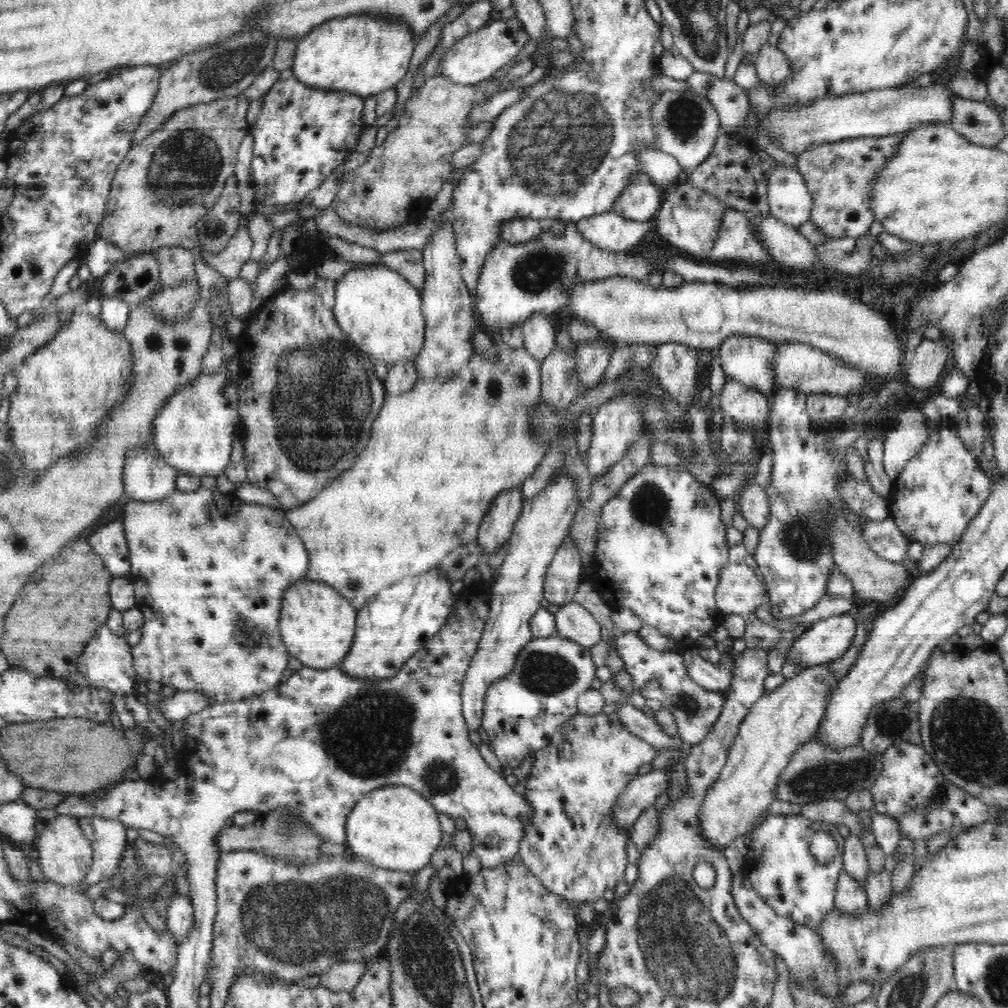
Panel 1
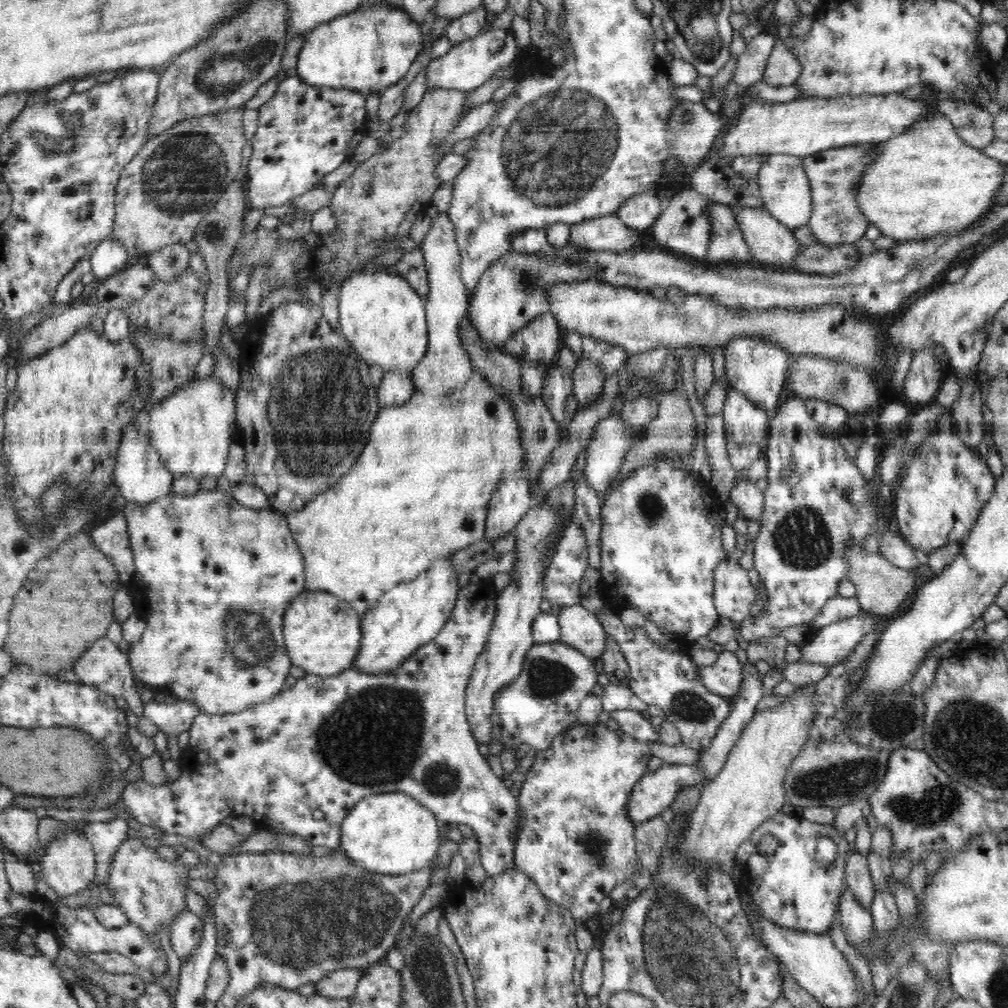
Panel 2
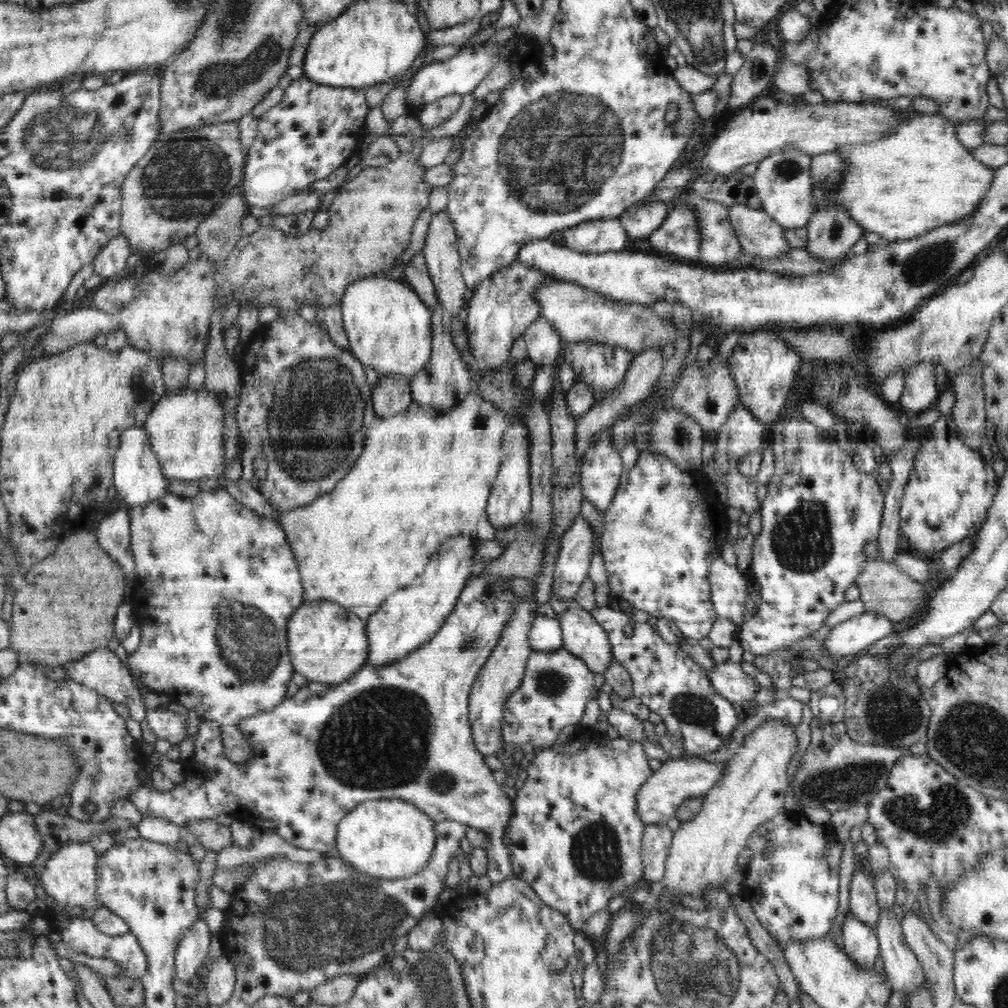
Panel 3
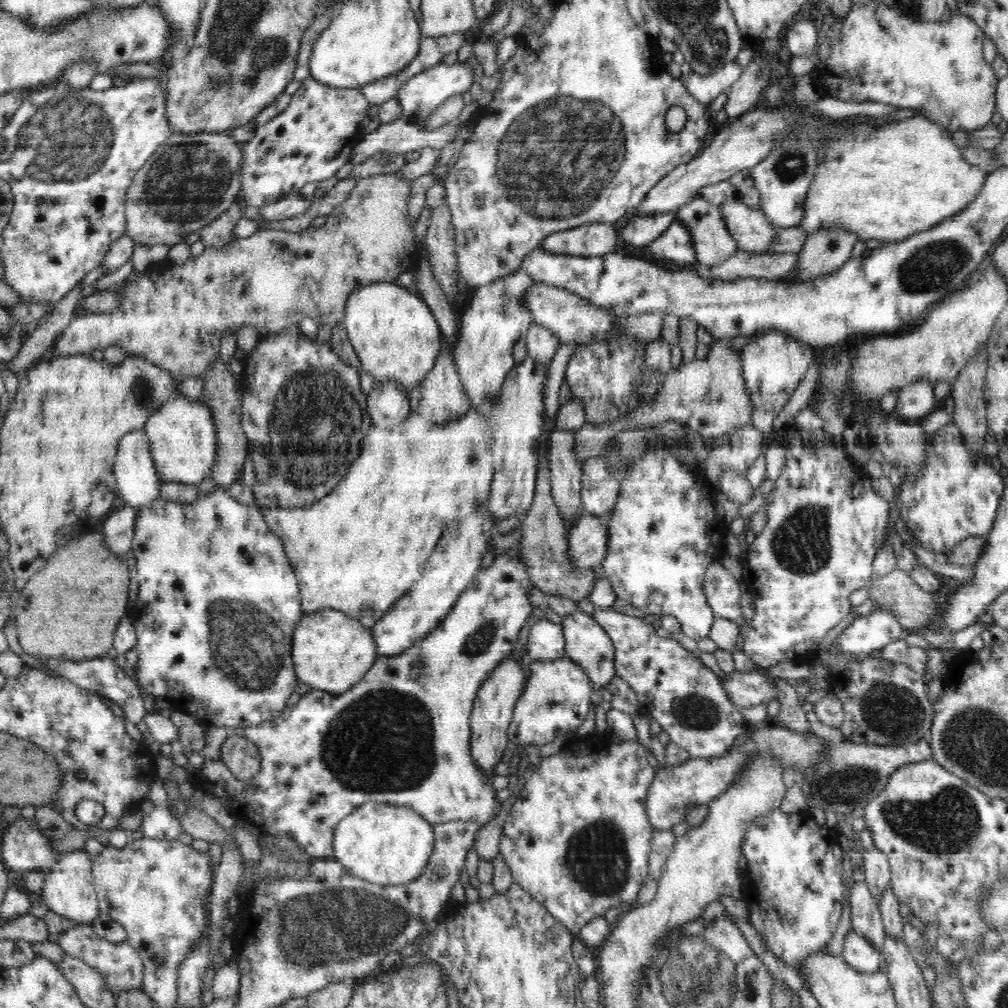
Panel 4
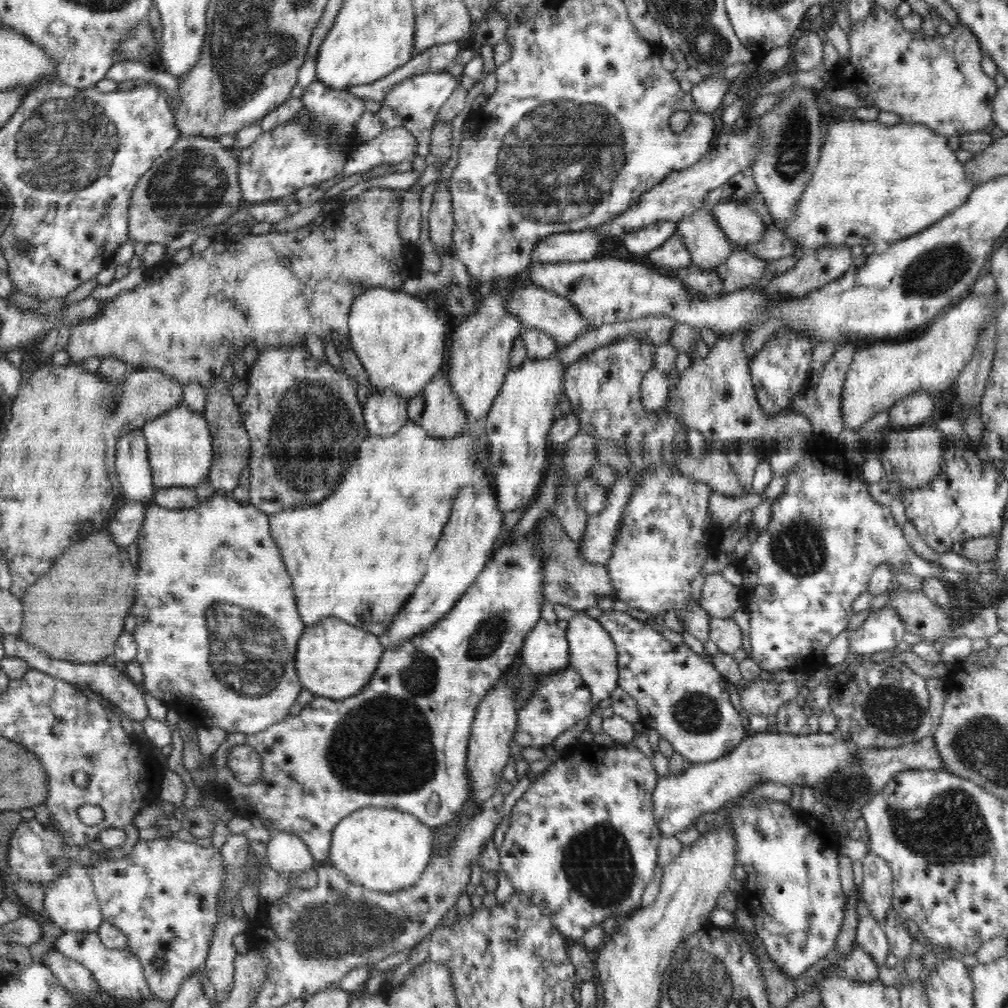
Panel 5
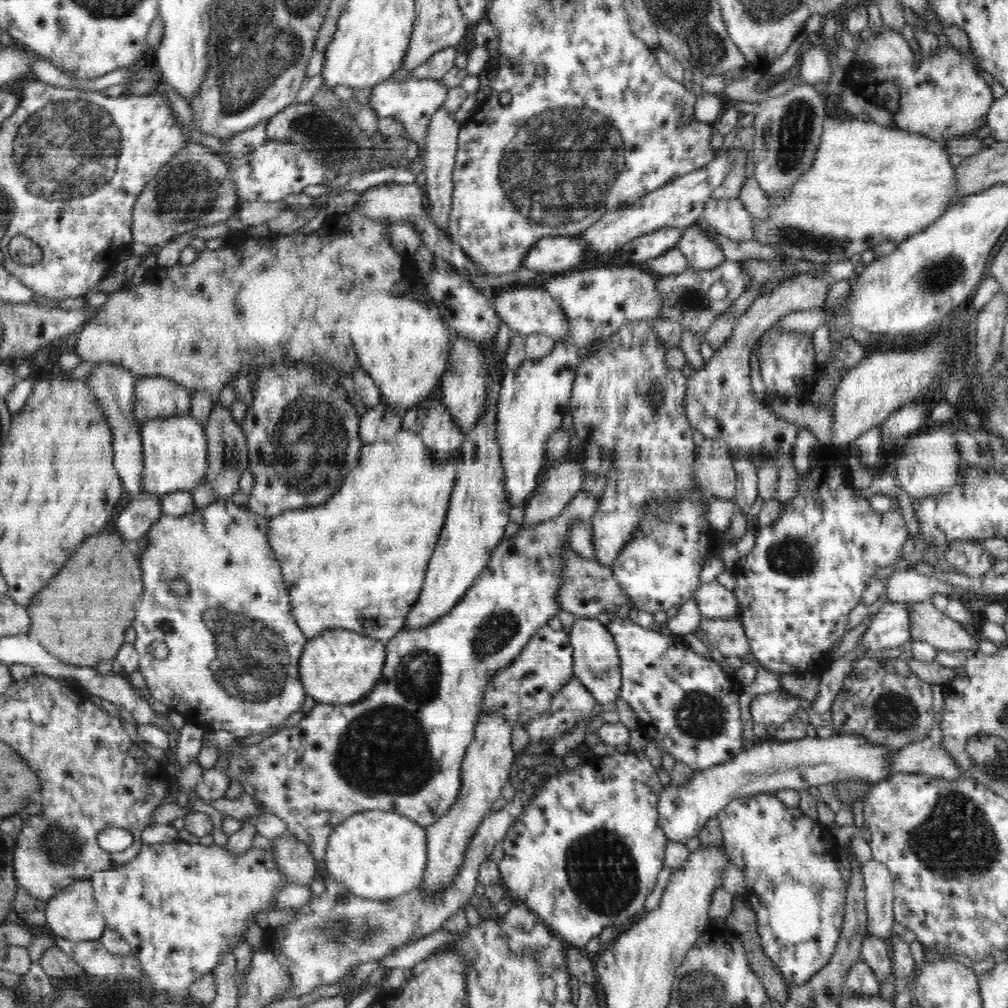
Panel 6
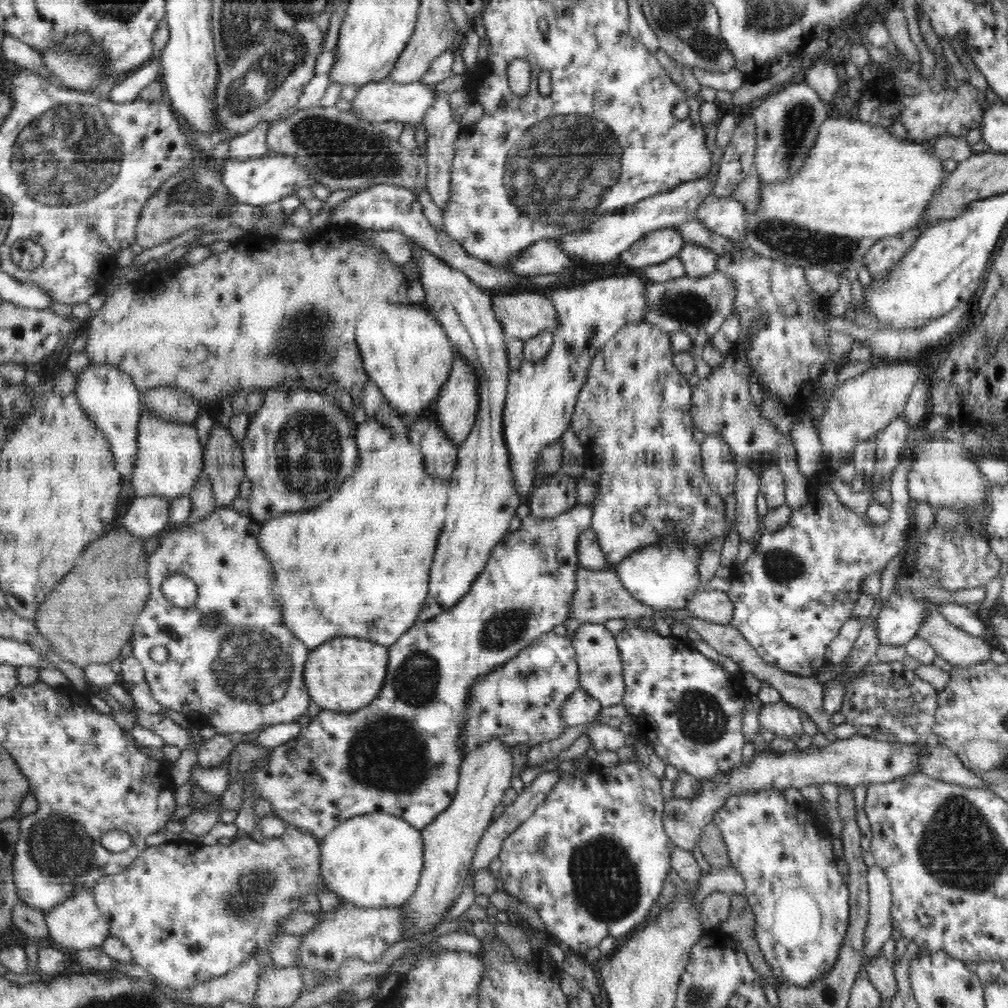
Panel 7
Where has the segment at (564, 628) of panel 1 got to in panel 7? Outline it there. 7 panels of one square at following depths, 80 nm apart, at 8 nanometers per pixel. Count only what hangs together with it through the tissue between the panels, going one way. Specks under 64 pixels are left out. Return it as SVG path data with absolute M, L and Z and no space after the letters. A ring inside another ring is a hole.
M582 624L571 640L578 662L580 687L590 696L596 698L602 707L609 708L622 704L626 694L620 650L612 632L602 624Z

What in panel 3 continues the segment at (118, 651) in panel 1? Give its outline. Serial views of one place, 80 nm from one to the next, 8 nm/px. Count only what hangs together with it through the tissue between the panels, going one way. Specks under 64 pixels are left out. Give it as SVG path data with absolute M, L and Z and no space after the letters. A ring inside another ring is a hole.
M107 646L98 648L90 654L86 654L84 658L78 659L77 662L70 662L63 668L66 670L68 678L94 690L97 694L106 696L114 703L125 704L129 708L131 718L142 724L145 723L147 709L144 707L145 702L142 699L142 694L140 694L140 688L134 681L135 678L130 673L129 668L121 662L120 658L110 648L107 648Z

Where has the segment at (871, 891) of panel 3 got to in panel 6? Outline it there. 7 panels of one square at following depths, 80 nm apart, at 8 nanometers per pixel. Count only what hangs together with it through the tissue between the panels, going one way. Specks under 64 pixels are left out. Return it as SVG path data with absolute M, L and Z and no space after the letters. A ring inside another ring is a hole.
M866 932L861 946L861 958L866 965L872 969L872 973L878 977L880 983L885 981L893 967L890 965L891 959L888 956L888 945L886 939L874 937Z

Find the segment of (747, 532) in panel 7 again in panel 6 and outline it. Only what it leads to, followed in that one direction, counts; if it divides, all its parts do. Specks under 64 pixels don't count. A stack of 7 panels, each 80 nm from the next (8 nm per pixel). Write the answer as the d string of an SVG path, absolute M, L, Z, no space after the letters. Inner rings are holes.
M736 457L733 459L733 467L737 476L736 496L734 500L743 512L748 512L754 501L759 496L757 487L756 466L748 457Z

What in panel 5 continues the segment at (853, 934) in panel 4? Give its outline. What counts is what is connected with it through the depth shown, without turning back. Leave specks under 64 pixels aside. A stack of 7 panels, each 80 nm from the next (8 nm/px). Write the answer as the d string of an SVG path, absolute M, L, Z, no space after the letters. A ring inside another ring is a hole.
M858 942L853 944L851 951L843 958L839 969L844 977L854 981L873 981L878 979L880 974L880 965L858 945Z

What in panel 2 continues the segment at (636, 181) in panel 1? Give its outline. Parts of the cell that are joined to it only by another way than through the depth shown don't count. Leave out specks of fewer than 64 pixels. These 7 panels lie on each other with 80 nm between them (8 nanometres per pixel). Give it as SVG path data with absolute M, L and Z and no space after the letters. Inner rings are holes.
M654 190L634 194L615 213L624 225L640 234L647 234L654 222L660 218L662 208L660 208L660 197Z

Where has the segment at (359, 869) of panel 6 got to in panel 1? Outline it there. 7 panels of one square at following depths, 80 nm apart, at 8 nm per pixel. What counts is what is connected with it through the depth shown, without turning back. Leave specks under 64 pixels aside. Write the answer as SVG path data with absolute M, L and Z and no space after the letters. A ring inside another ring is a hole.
M386 785L365 794L346 818L346 846L353 858L388 870L419 871L442 842L438 812L428 799L404 785Z

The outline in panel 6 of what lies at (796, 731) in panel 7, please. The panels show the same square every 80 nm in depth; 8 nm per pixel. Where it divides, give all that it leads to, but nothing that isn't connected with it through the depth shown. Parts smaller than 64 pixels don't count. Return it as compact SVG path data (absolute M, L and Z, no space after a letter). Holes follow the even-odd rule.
M780 687L770 694L758 694L750 704L753 722L773 724L778 728L798 710L800 702L801 698L791 696Z

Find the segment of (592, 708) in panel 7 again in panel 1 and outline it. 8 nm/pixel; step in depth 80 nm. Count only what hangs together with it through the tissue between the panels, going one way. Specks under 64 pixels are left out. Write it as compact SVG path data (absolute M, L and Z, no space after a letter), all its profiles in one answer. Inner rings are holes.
M557 634L548 638L533 638L520 650L516 666L505 677L499 678L484 696L482 731L485 741L494 751L502 768L517 768L530 755L550 744L552 735L570 717L579 713L577 700L582 692L590 690L597 667L588 649Z

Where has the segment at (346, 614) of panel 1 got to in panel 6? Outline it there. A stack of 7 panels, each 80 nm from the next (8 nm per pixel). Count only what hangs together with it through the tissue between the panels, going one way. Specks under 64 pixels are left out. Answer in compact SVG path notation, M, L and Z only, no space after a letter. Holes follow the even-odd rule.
M326 630L307 640L300 656L299 677L306 695L333 706L352 705L364 700L375 688L386 662L383 643L352 630Z

